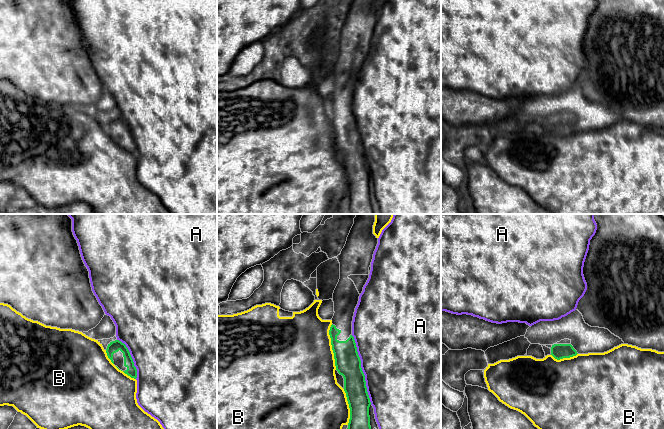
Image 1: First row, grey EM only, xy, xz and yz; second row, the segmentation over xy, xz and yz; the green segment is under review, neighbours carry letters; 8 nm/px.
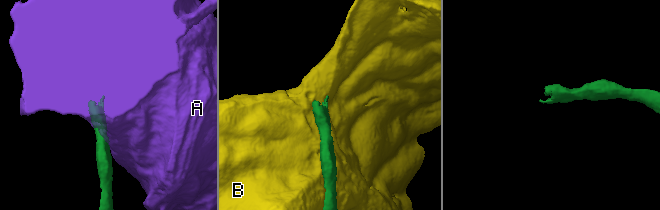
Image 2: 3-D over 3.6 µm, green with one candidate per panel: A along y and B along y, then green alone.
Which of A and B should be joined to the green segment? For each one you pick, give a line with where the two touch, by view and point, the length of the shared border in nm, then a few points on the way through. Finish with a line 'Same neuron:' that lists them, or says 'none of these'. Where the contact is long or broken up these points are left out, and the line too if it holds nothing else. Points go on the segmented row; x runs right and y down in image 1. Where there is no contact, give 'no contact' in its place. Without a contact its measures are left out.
Same neuron: none of these

